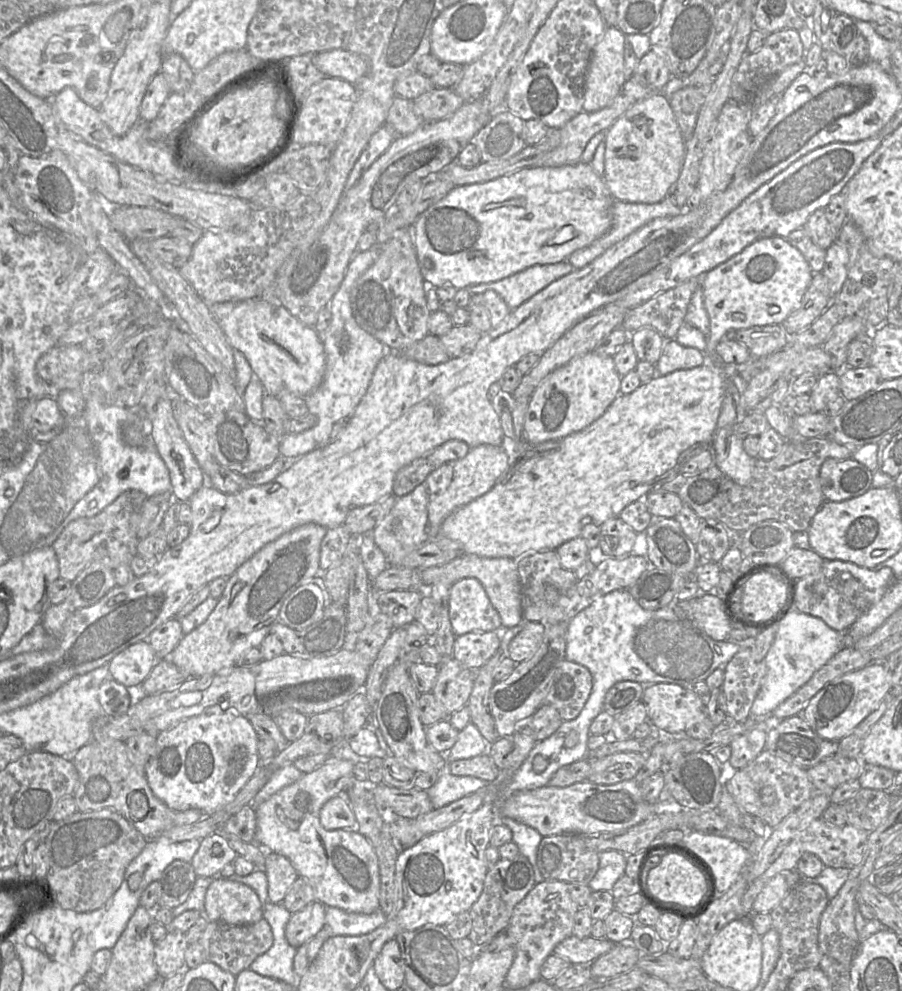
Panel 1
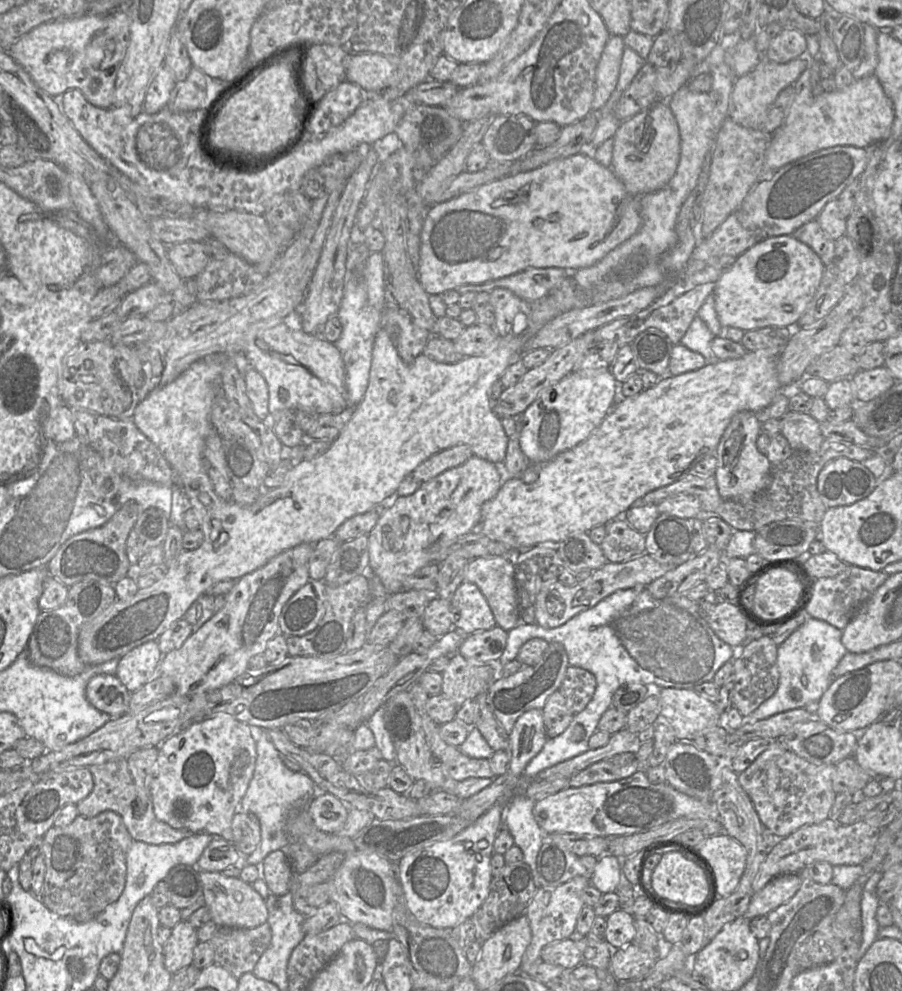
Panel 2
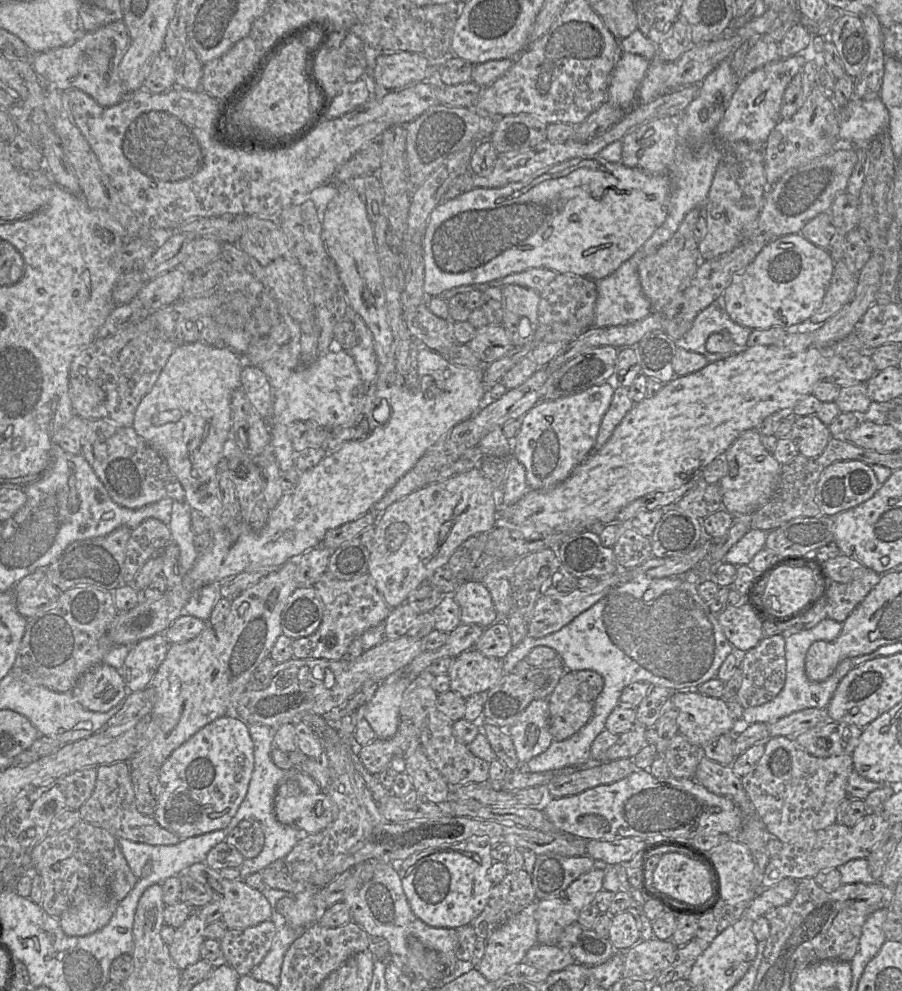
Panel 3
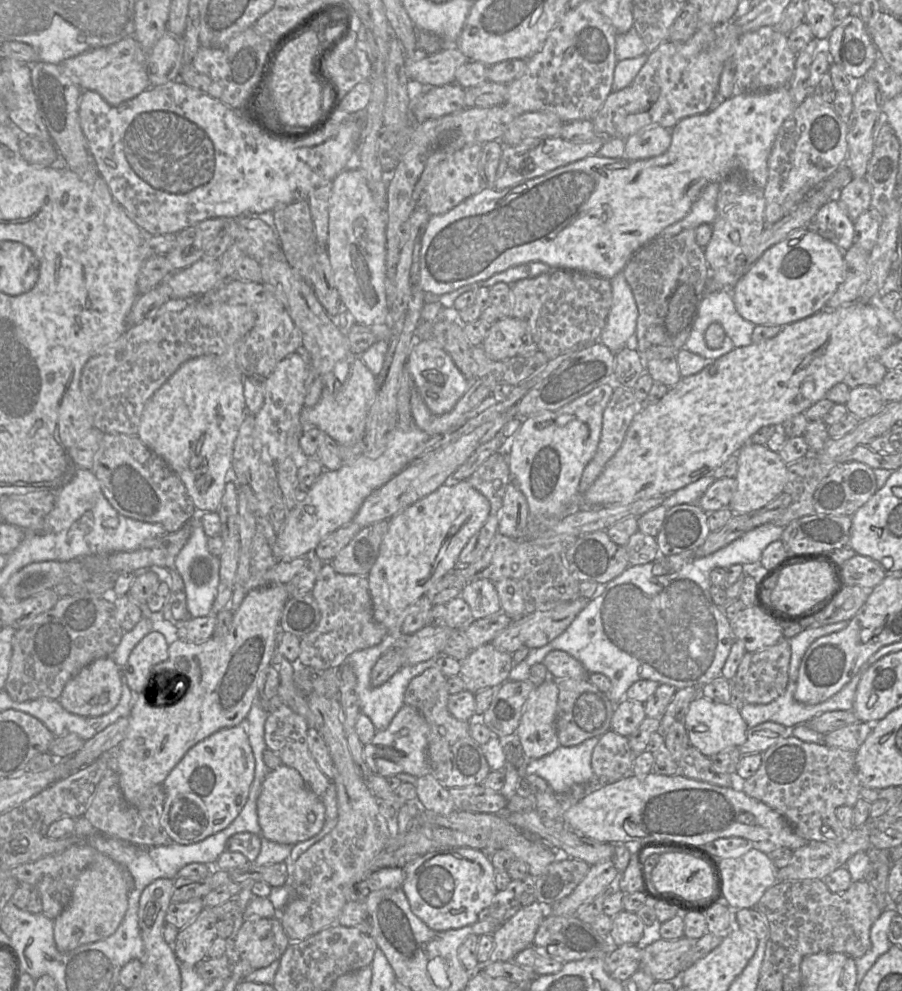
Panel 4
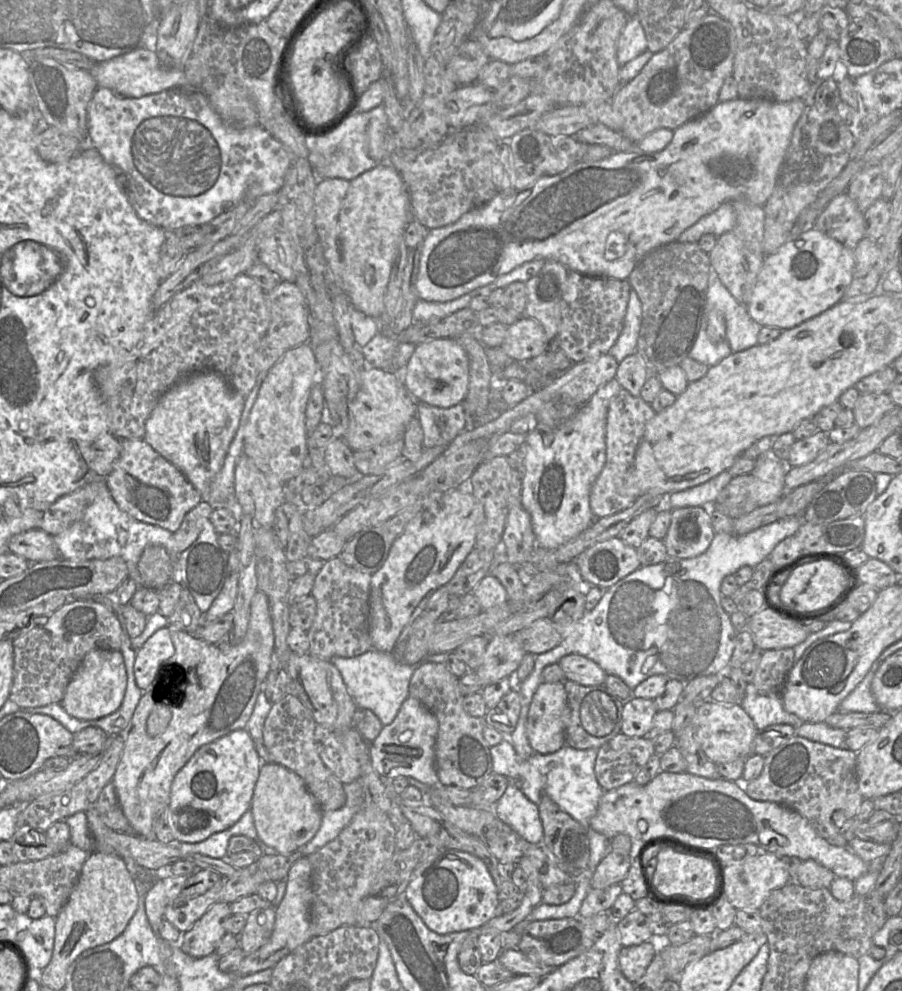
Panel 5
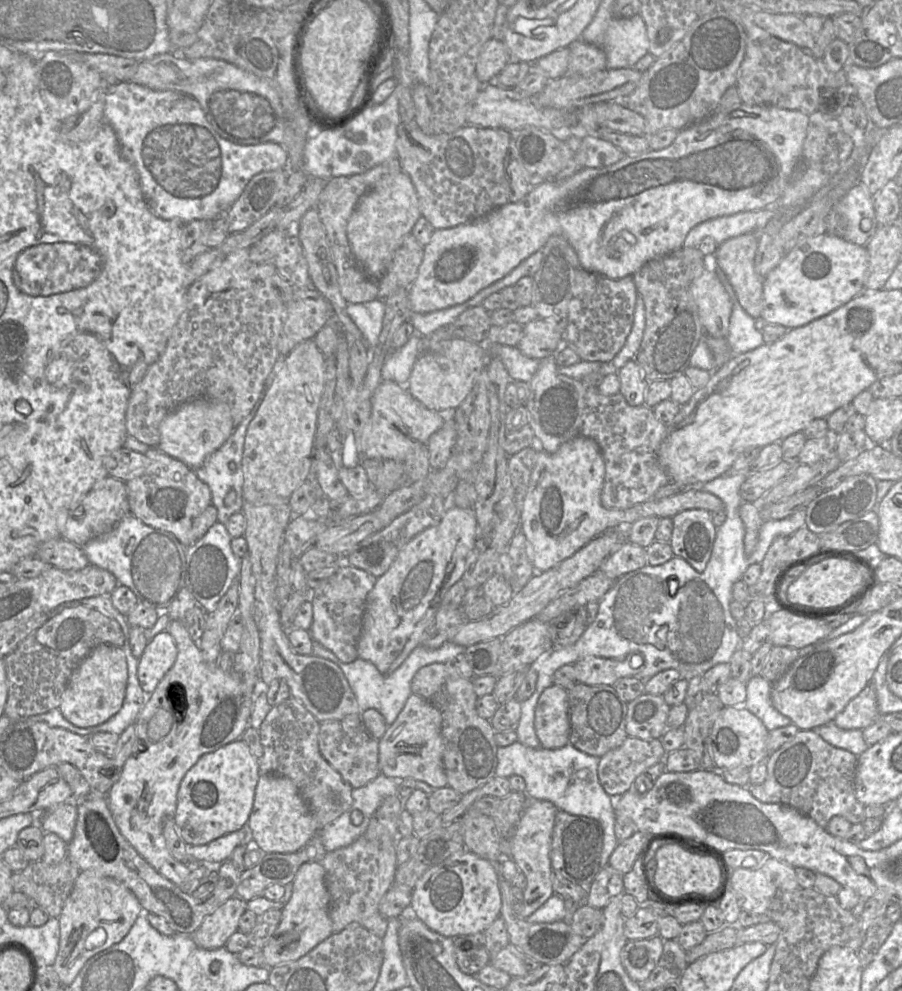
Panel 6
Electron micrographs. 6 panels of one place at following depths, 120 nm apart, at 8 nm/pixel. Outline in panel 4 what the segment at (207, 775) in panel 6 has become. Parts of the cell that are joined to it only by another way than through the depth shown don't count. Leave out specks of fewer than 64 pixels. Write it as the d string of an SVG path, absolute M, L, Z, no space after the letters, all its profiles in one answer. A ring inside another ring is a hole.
M244 721L211 734L191 747L171 770L162 786L165 792L161 825L171 842L192 844L228 827L246 804L255 776L255 758Z

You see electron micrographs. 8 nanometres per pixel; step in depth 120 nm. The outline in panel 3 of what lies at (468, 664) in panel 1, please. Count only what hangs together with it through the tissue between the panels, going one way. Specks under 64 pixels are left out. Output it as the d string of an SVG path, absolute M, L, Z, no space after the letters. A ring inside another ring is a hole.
M498 620L487 627L471 649L488 657L503 659L512 649L510 631L506 622Z

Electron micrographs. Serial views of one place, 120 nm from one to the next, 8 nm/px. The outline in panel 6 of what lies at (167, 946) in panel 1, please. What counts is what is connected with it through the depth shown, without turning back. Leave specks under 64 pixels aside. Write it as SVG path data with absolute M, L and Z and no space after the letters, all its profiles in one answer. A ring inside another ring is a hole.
M234 896L225 901L213 913L207 915L190 936L202 949L212 950L225 946L228 938L238 931L240 917L247 910L247 901Z

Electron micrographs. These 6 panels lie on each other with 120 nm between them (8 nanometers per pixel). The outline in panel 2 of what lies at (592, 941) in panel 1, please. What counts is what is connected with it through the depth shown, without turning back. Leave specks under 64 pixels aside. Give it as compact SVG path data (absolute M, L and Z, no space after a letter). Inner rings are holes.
M574 936L545 946L541 951L541 960L572 970L583 963L584 951L585 937Z

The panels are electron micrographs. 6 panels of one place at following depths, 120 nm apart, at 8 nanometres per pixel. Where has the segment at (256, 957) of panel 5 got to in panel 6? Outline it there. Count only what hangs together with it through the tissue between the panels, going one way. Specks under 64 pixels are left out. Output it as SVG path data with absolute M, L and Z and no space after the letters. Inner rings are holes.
M314 862L302 864L292 884L292 896L281 909L279 926L262 948L265 966L268 968L300 959L334 933L329 914L330 894L325 884L324 867Z

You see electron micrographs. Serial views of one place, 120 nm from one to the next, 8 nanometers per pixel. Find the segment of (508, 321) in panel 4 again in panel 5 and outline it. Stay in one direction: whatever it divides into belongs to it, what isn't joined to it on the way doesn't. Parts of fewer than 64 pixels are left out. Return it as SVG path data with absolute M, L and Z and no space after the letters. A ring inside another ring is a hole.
M521 316L508 326L507 335L500 348L514 361L540 355L547 347L545 330L535 318Z

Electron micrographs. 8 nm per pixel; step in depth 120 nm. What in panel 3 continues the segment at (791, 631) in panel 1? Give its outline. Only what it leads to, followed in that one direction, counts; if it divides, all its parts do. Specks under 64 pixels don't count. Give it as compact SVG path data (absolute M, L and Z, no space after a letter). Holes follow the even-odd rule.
M826 618L819 622L811 629L803 630L791 634L785 638L785 659L786 659L786 680L781 692L771 701L760 706L754 706L743 710L741 718L742 724L749 726L754 723L774 723L779 719L789 716L792 713L802 711L808 708L826 708L830 703L836 688L841 679L852 669L858 665L853 664L851 658L843 659L836 667L834 672L822 682L813 682L808 679L805 673L805 657L806 653L815 641L833 641L836 639L841 630L842 624L838 621Z

